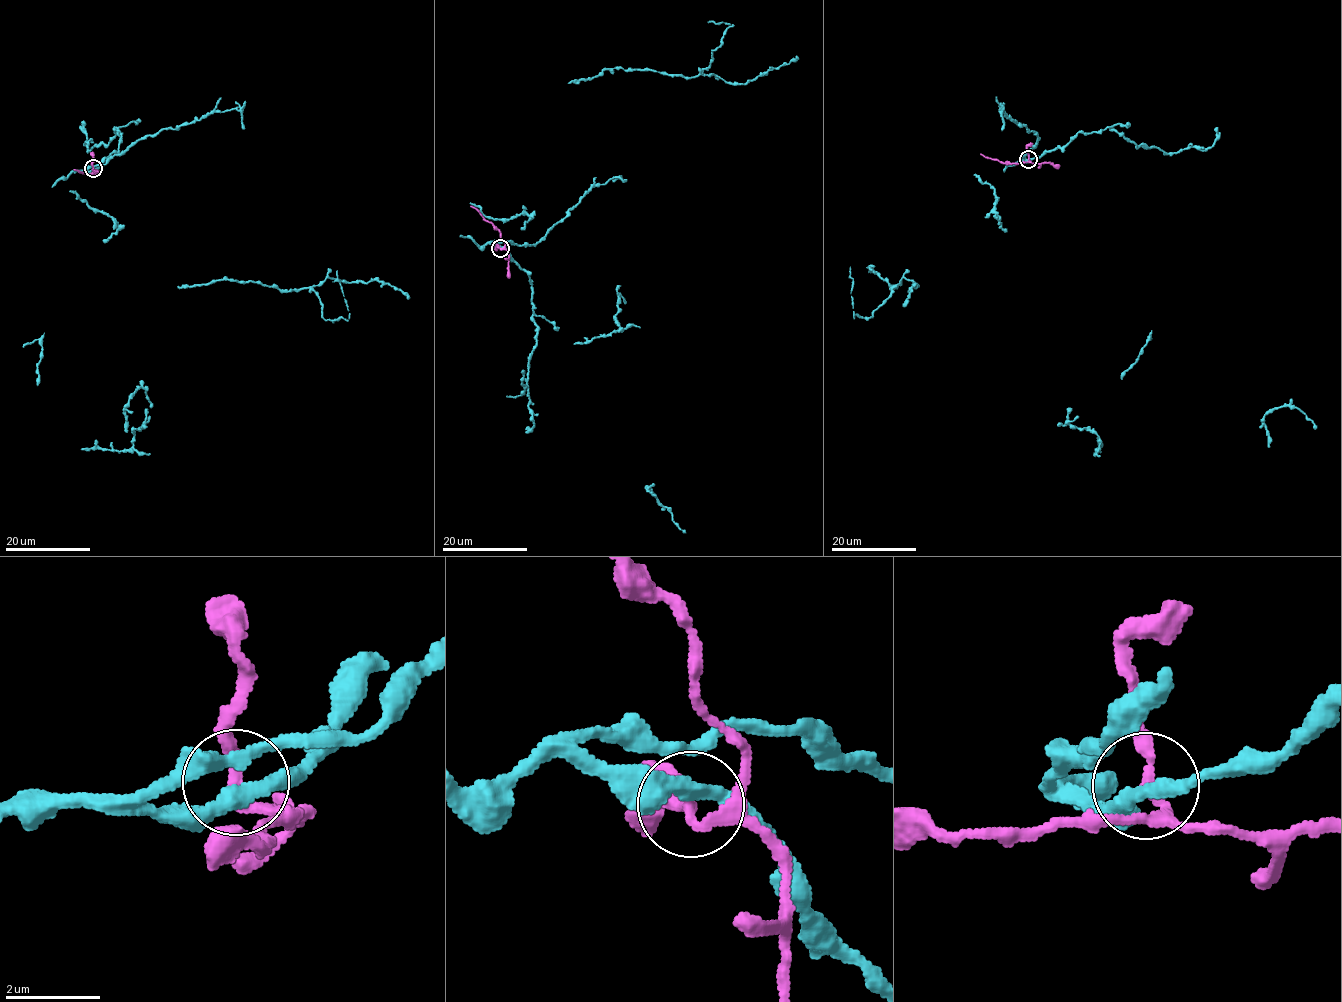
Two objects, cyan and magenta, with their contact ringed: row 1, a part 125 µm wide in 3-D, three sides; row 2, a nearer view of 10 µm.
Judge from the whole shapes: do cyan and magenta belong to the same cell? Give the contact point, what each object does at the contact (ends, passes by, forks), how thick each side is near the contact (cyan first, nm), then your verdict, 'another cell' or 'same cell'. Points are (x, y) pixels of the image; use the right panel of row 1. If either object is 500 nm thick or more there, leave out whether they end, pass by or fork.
(1028, 159) | cyan passes by | magenta passes by | 320/200 nm | another cell

